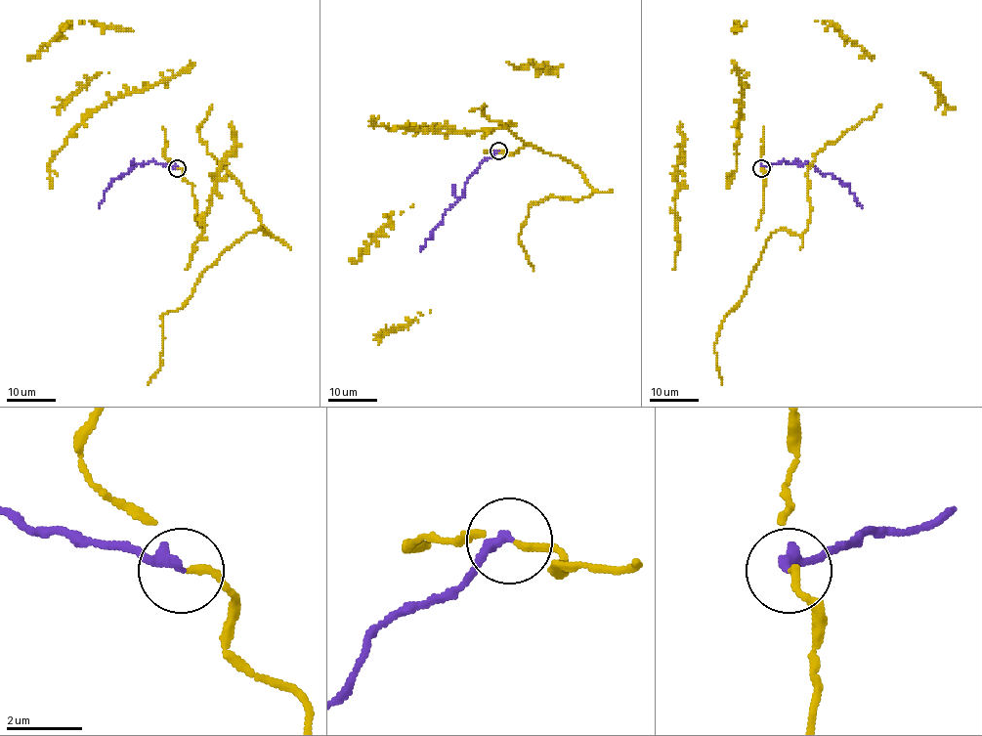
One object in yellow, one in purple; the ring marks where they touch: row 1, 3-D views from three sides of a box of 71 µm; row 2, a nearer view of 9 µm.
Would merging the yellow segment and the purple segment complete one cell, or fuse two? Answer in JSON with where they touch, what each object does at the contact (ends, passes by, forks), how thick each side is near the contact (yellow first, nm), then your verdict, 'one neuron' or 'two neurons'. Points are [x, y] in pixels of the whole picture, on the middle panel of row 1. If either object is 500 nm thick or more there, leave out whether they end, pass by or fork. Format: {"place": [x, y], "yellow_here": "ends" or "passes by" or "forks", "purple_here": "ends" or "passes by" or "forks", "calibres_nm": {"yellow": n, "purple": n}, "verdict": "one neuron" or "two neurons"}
{"place": [498, 151], "yellow_here": "ends", "purple_here": "ends", "calibres_nm": {"yellow": 190, "purple": 320}, "verdict": "two neurons"}

